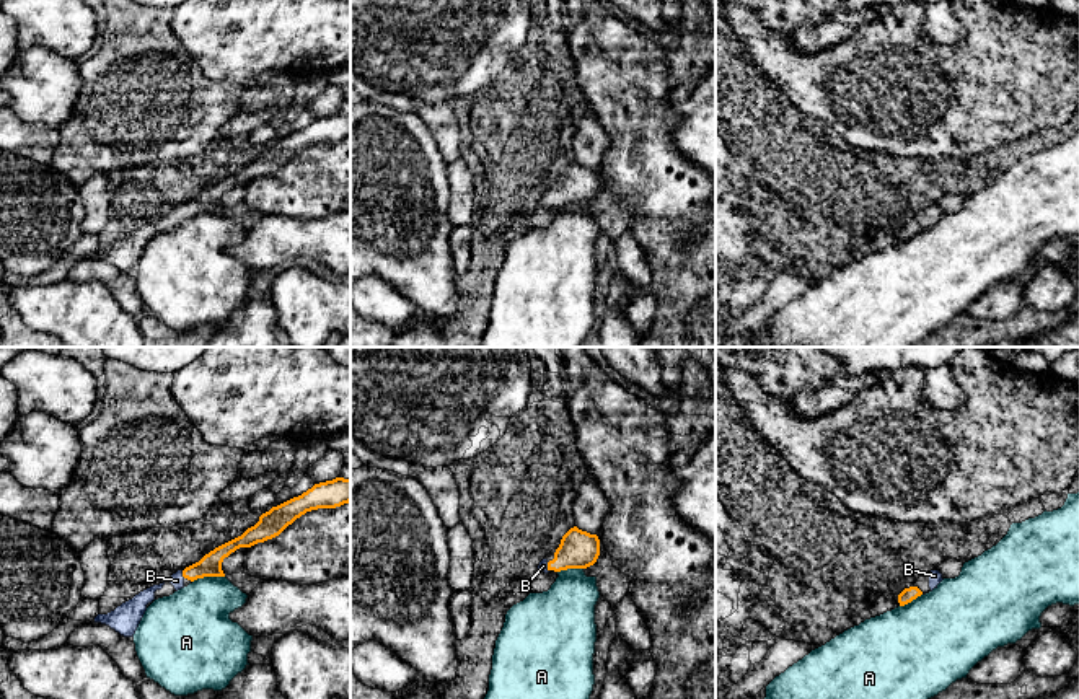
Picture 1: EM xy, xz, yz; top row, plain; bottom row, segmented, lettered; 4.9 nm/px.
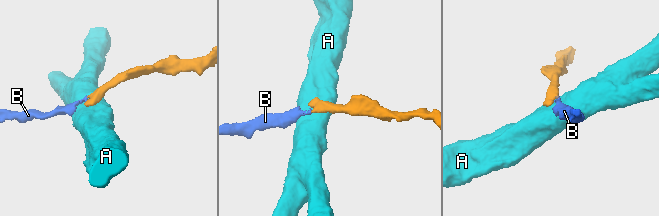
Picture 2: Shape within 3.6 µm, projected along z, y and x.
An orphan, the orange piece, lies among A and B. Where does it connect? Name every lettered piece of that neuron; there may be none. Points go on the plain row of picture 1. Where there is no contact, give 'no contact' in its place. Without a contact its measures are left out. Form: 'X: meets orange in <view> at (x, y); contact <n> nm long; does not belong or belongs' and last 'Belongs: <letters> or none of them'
A: meets orange in xy at (207, 211); contact 160 nm long; does not belong
B: meets orange in xy at (183, 209); contact 40 nm long; belongs
Belongs: B

